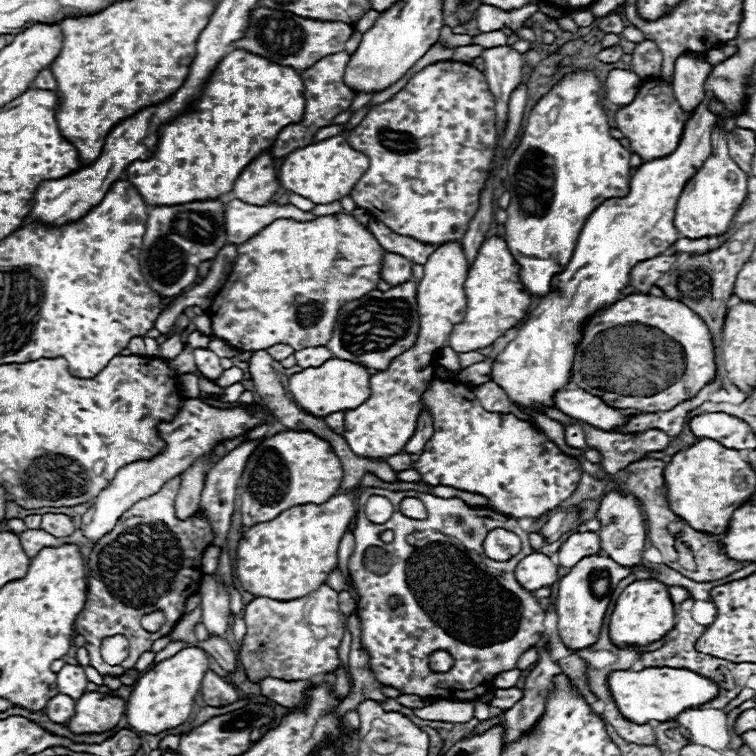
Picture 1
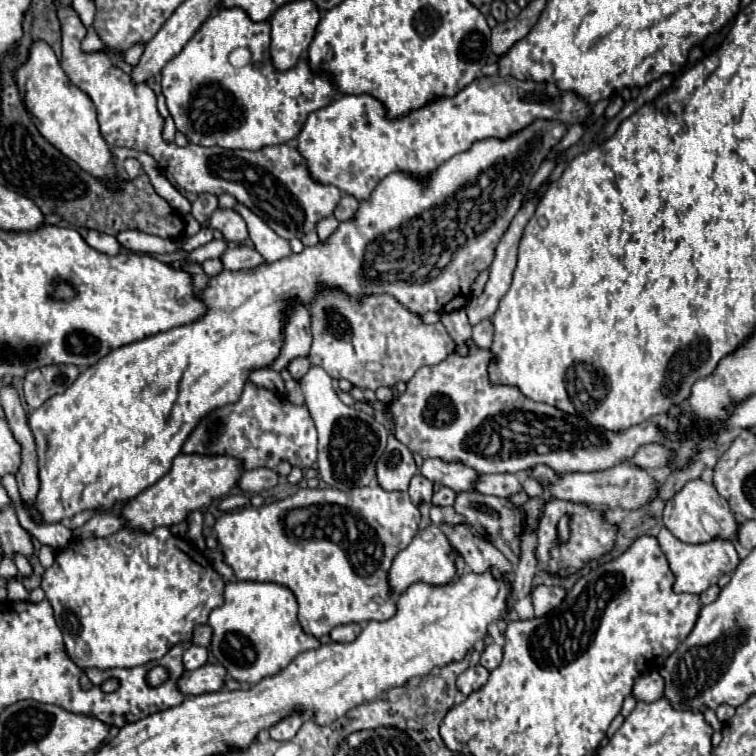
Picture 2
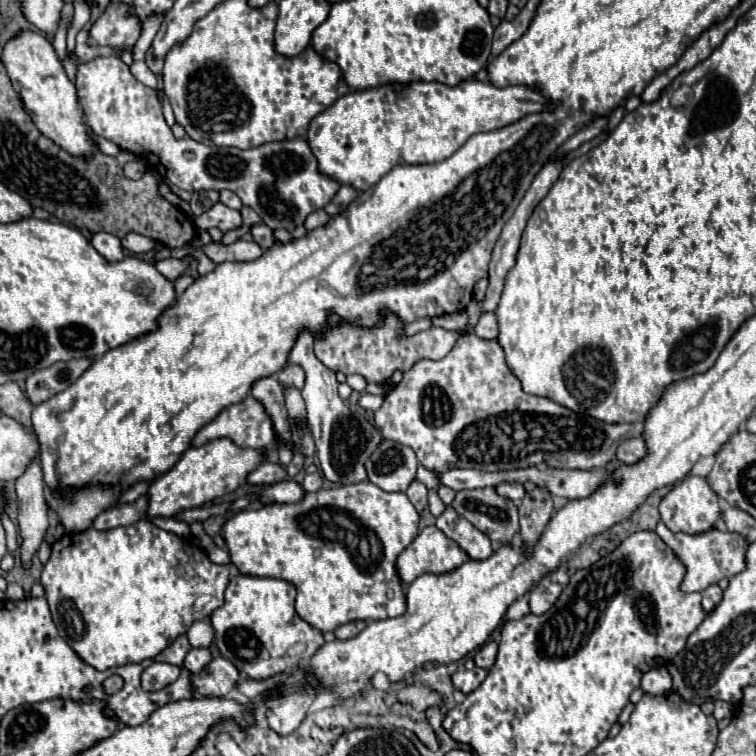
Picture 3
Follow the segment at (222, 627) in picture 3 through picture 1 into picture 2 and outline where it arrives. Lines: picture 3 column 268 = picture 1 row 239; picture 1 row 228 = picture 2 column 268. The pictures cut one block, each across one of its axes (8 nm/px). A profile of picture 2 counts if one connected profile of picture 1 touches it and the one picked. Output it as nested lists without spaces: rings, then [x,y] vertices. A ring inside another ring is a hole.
[[[228,582],[224,606],[210,614],[208,624],[214,628],[212,654],[224,664],[232,678],[242,684],[258,684],[262,678],[284,670],[298,654],[318,648],[320,640],[306,634],[296,618],[296,598],[290,588],[274,582]]]

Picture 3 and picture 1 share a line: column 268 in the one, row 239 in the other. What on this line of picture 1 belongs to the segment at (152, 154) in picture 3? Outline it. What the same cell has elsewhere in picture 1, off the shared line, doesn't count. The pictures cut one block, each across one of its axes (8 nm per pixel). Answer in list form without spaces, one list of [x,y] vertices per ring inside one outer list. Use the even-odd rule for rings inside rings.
[[[204,200],[204,202],[188,202],[176,206],[154,206],[148,210],[146,234],[142,238],[142,254],[140,254],[140,270],[146,278],[148,286],[158,292],[162,298],[178,296],[182,290],[190,288],[198,280],[198,266],[204,260],[212,260],[220,248],[228,244],[226,234],[226,202],[224,200]]]

